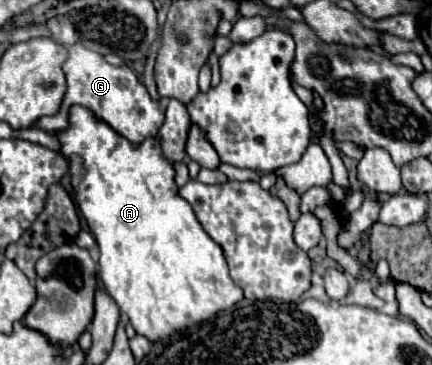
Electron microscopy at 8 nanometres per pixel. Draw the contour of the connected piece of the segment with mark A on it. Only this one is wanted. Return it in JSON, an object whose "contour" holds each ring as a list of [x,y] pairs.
{"contour":[[[70,106],[68,124],[70,126],[58,130],[54,138],[60,144],[60,156],[68,160],[70,166],[74,200],[100,248],[100,278],[134,330],[154,342],[208,321],[220,310],[240,302],[242,288],[232,282],[222,248],[204,232],[192,206],[178,196],[174,162],[164,158],[158,138],[146,138],[140,144],[132,144],[96,118],[92,110],[82,106]]]}

